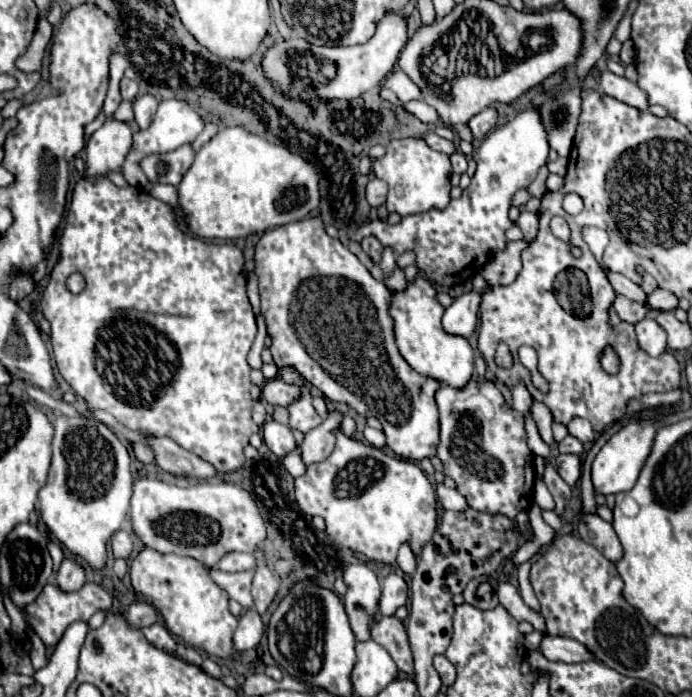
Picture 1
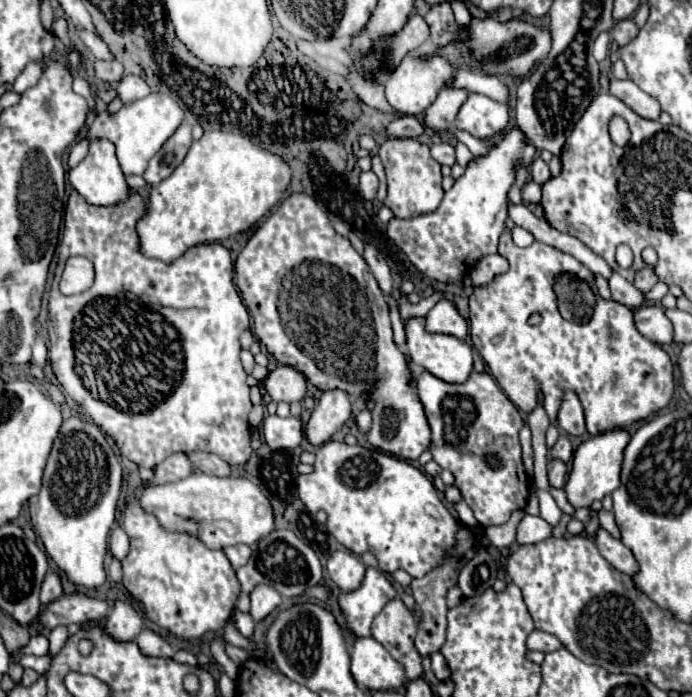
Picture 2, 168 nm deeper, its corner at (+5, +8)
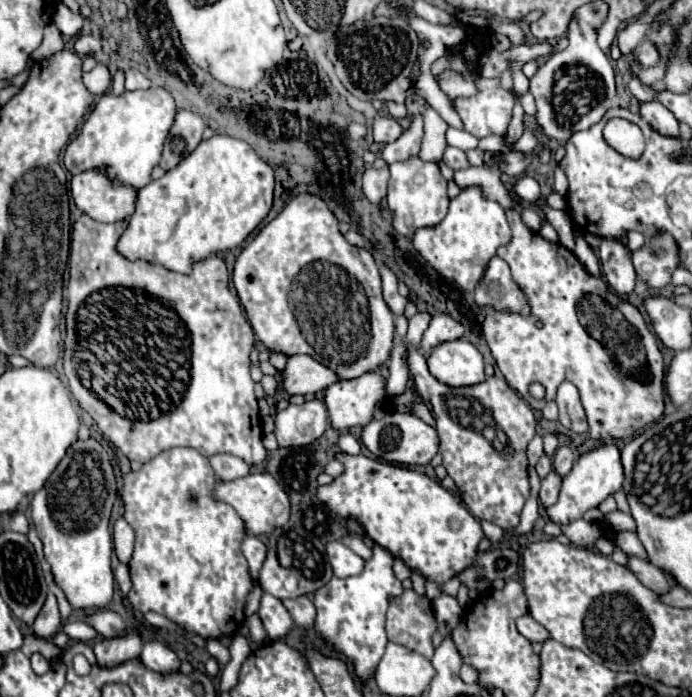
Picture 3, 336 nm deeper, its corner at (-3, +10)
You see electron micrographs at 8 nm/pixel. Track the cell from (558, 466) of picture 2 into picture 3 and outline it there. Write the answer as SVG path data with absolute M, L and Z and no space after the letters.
M554 470L542 480L542 486L540 486L540 494L538 494L538 500L544 508L552 506L556 500L558 500L558 490L562 486L562 478L558 478L558 474L554 474Z

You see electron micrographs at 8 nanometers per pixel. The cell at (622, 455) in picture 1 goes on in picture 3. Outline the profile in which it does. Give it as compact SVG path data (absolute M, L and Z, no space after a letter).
M606 442L600 448L580 456L580 460L570 470L570 474L562 480L558 502L554 506L546 508L546 514L552 522L556 522L560 526L570 524L570 522L582 518L586 510L596 508L606 496L620 490L622 480L624 480L624 470L622 470L622 464L620 464L620 450L612 442Z

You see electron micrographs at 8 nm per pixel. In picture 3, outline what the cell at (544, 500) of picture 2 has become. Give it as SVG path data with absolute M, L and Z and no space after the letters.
M586 520L570 522L570 526L562 526L562 532L582 548L594 548L594 542L604 536L604 528L600 528L600 524L590 524Z

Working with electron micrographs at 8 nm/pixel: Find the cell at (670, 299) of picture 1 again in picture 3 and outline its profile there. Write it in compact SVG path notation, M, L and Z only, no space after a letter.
M614 238L600 242L600 272L614 292L626 296L636 286L636 272L630 262L630 250Z

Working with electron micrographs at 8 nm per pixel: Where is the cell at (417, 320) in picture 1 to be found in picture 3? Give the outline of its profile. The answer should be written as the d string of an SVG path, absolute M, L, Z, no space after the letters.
M462 338L436 346L428 358L428 370L436 380L452 388L474 386L486 378L482 354Z

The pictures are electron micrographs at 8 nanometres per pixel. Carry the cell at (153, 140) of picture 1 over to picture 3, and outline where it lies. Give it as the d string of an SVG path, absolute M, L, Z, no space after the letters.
M152 86L148 90L124 92L120 96L104 92L82 124L78 136L66 146L62 164L72 176L104 168L116 186L142 188L152 180L150 174L160 160L162 144L174 122L174 114L174 98L164 88Z

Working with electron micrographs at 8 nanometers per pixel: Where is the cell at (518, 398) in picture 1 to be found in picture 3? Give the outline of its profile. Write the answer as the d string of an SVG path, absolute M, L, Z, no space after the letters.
M534 436L528 444L528 462L530 464L536 464L538 458L542 456L542 438L540 436Z

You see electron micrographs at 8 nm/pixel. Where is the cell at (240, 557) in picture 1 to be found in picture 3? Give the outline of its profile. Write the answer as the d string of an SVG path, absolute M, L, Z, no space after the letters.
M248 534L242 542L242 552L250 564L250 574L254 580L258 580L258 574L260 574L260 568L266 560L266 544L258 538L258 536L252 536Z

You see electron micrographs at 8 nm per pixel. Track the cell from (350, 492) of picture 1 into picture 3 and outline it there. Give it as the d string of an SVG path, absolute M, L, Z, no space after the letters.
M338 454L336 458L344 464L346 472L340 478L336 478L332 484L318 488L318 498L324 504L328 504L330 510L334 510L342 518L358 518L366 534L376 544L386 548L394 558L400 558L408 568L420 572L432 582L438 582L438 584L446 582L452 576L466 570L468 566L472 566L478 552L478 544L484 538L480 522L466 510L466 506L462 506L436 480L430 480L426 474L414 472L410 468L372 460L362 454L360 456Z

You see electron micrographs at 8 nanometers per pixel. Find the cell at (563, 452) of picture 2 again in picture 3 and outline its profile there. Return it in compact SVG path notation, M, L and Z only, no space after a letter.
M558 448L556 454L554 454L554 458L552 458L554 472L564 478L572 470L572 460L574 460L574 456L572 456L570 448Z

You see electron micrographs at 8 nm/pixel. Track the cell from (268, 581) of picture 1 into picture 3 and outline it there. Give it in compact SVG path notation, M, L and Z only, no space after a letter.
M266 592L262 594L258 616L262 618L262 624L264 624L264 628L268 632L268 638L272 642L282 640L290 632L290 628L292 628L292 618L290 618L288 610L272 594L266 594Z

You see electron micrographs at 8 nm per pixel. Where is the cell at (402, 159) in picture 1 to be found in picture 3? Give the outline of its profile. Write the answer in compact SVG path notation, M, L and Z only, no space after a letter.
M418 156L408 158L406 162L396 162L390 166L392 178L388 184L388 208L392 212L392 226L404 238L412 238L418 228L436 226L448 210L446 180L442 178L436 162L422 162Z

